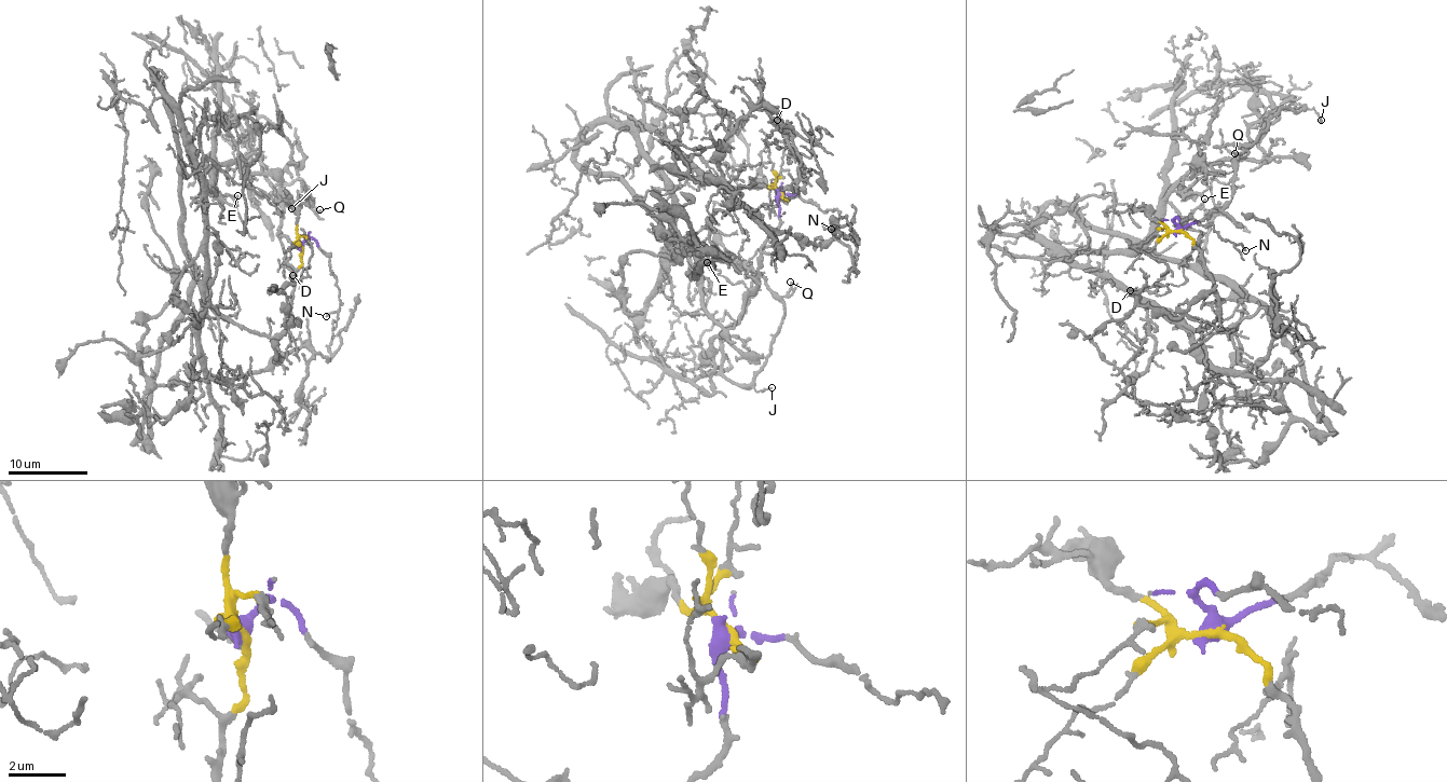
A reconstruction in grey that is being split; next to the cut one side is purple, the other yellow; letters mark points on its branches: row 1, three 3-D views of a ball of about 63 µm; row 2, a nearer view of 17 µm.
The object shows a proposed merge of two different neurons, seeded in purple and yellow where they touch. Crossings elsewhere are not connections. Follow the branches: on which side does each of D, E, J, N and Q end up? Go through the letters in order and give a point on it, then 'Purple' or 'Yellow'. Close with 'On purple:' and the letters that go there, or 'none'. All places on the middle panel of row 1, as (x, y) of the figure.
D: Place: (777, 120). Yellow
E: Place: (707, 262). Yellow
J: Place: (772, 387). Purple
N: Place: (831, 229). Purple
Q: Place: (790, 282). Purple
On purple: J, N, Q

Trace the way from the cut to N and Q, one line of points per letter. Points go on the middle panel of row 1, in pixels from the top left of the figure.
N: (780, 193), (799, 195), (827, 211), (828, 208), (840, 213), (838, 222), (830, 229)
Q: (780, 193), (753, 292), (722, 332), (726, 379), (751, 381), (768, 357), (791, 282)

